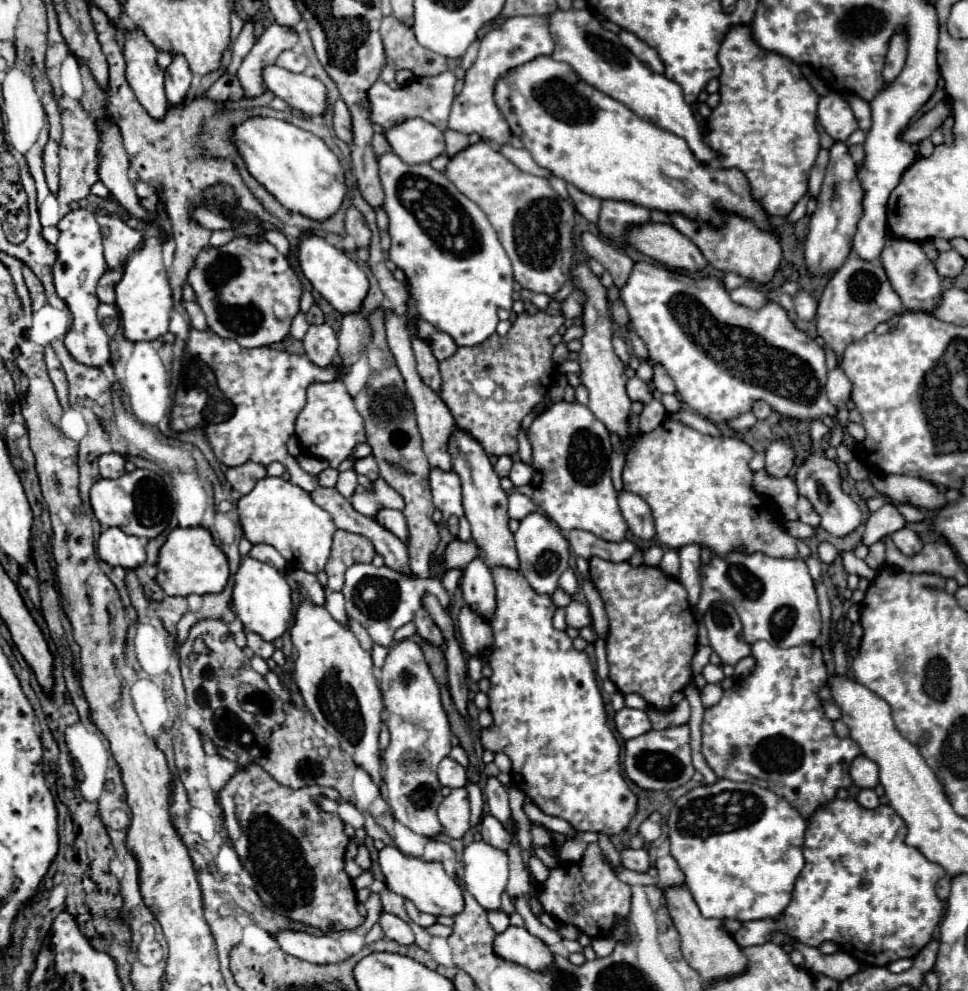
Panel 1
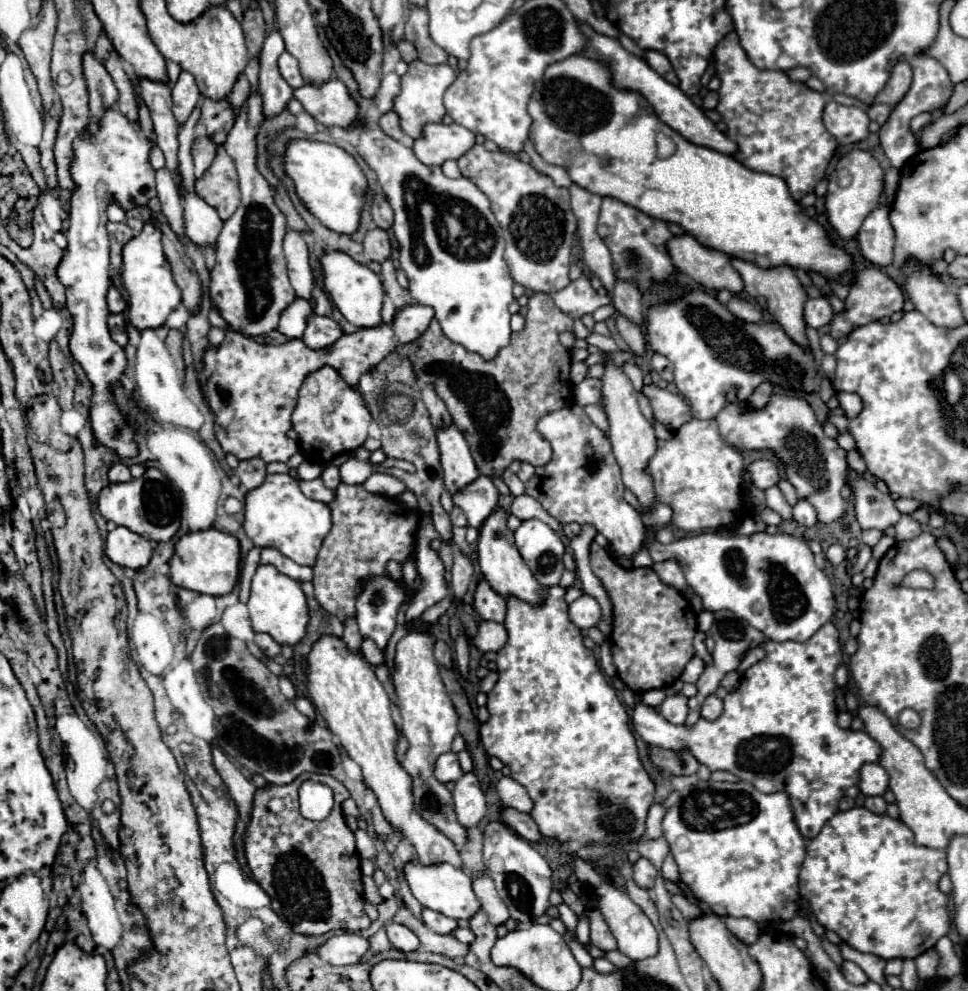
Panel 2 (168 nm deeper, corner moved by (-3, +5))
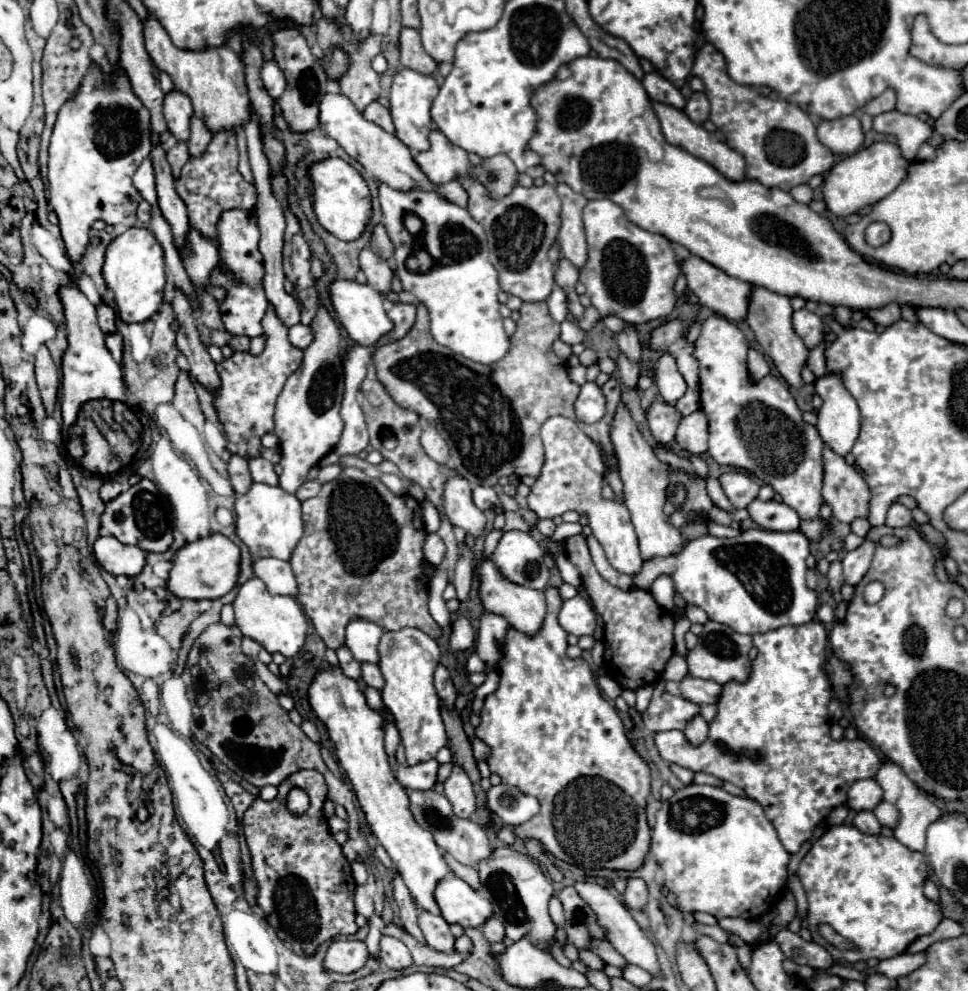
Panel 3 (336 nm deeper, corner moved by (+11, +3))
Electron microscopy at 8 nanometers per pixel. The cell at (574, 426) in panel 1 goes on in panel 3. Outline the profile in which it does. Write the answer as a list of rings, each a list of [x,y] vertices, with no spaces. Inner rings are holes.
[[[553,416],[541,426],[541,440],[545,446],[545,464],[529,494],[529,508],[543,518],[557,518],[569,510],[589,518],[593,536],[603,546],[609,564],[623,574],[637,574],[641,570],[641,554],[637,536],[629,520],[629,510],[619,500],[605,500],[601,496],[605,466],[597,444],[577,426],[575,420],[565,416]]]

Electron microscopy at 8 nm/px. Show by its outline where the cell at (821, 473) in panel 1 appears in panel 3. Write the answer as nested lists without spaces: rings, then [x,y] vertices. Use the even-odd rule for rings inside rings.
[[[709,316],[703,322],[701,336],[695,344],[695,358],[699,360],[699,384],[701,384],[701,410],[709,418],[709,454],[715,462],[723,466],[737,466],[753,472],[759,480],[773,486],[777,494],[781,494],[783,502],[797,510],[801,520],[813,520],[819,516],[819,508],[823,504],[821,486],[823,486],[823,440],[815,426],[803,422],[801,410],[797,408],[791,392],[783,382],[775,376],[765,376],[761,382],[751,384],[747,380],[747,352],[749,342],[743,330],[723,318],[723,316]]]

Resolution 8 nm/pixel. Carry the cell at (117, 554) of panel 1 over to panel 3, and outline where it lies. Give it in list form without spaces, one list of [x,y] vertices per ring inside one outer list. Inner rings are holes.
[[[113,536],[97,538],[93,546],[97,562],[111,574],[119,576],[137,576],[145,566],[145,552],[137,546],[121,544]]]

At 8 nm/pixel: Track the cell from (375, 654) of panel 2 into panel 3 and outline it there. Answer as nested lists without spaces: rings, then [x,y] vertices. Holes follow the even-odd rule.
[[[367,662],[361,664],[361,676],[363,676],[363,680],[365,680],[367,686],[373,686],[377,690],[381,690],[383,684],[385,684],[385,680],[383,680],[381,670],[379,670],[377,664],[367,664]]]

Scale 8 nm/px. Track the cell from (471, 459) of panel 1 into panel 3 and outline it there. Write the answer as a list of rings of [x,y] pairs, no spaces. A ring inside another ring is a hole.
[[[483,558],[477,566],[477,574],[479,574],[479,598],[485,610],[503,616],[513,628],[525,634],[535,634],[539,630],[545,618],[545,594],[541,590],[525,588],[521,584],[507,580],[505,576],[501,576],[501,570],[493,562],[493,558]]]

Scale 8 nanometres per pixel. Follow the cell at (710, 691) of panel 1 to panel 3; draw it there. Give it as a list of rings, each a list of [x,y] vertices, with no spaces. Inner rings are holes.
[[[701,714],[693,716],[693,720],[689,720],[689,724],[685,726],[685,736],[691,744],[699,744],[701,740],[705,740],[707,732],[709,732],[709,726]]]

